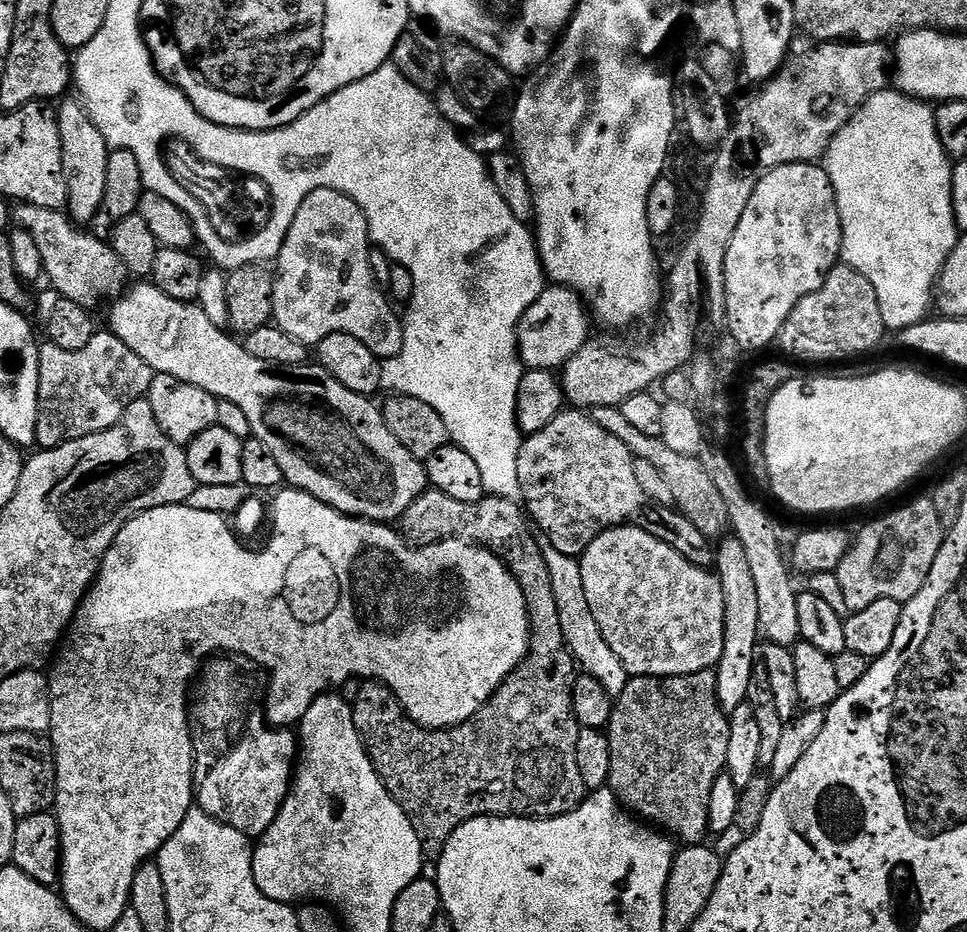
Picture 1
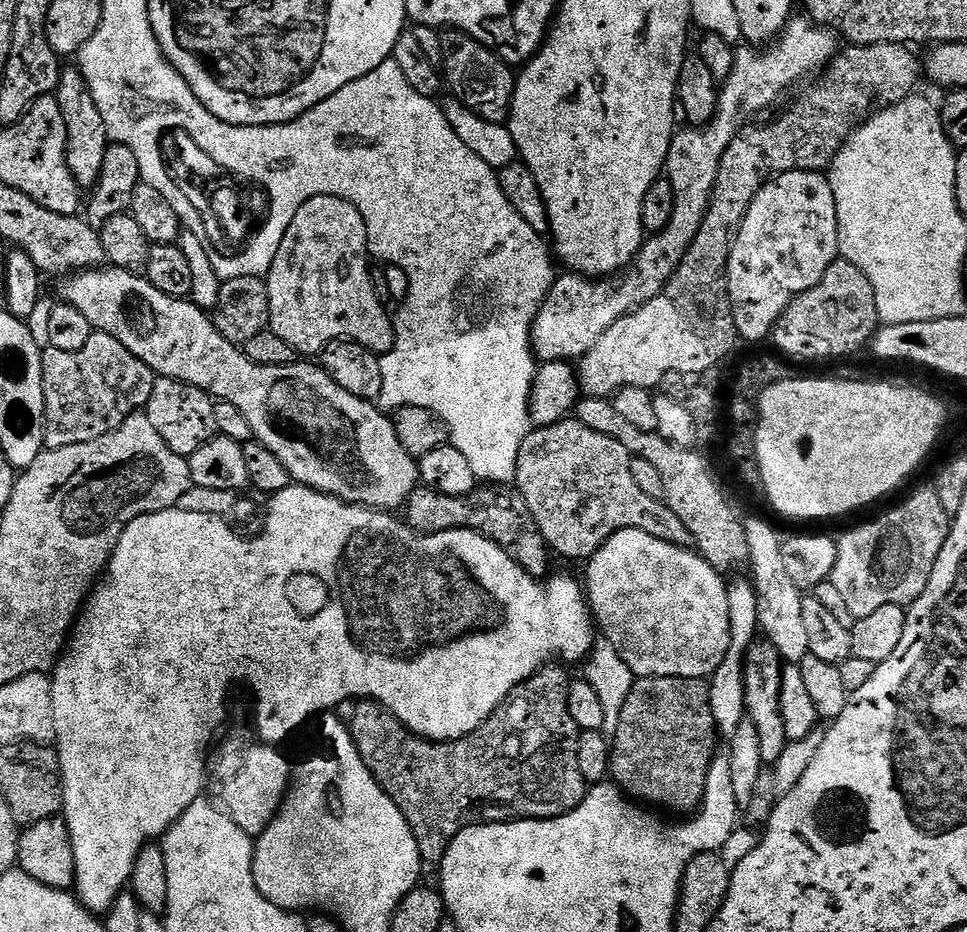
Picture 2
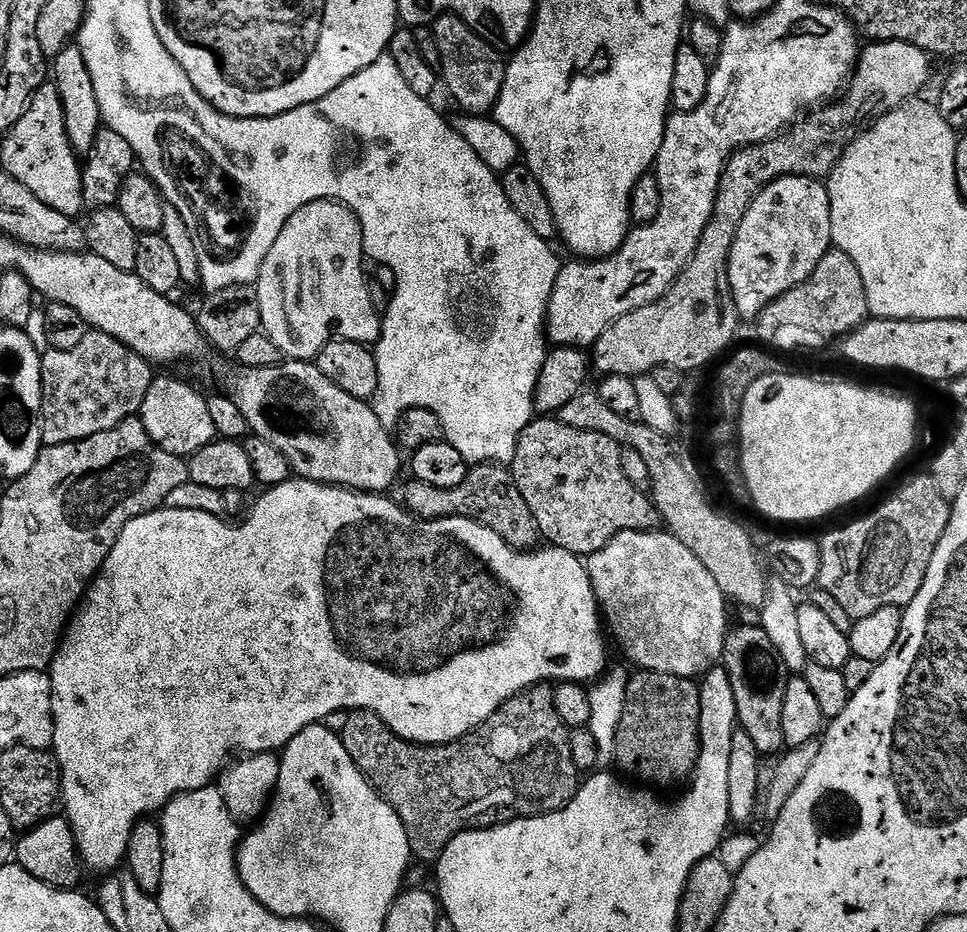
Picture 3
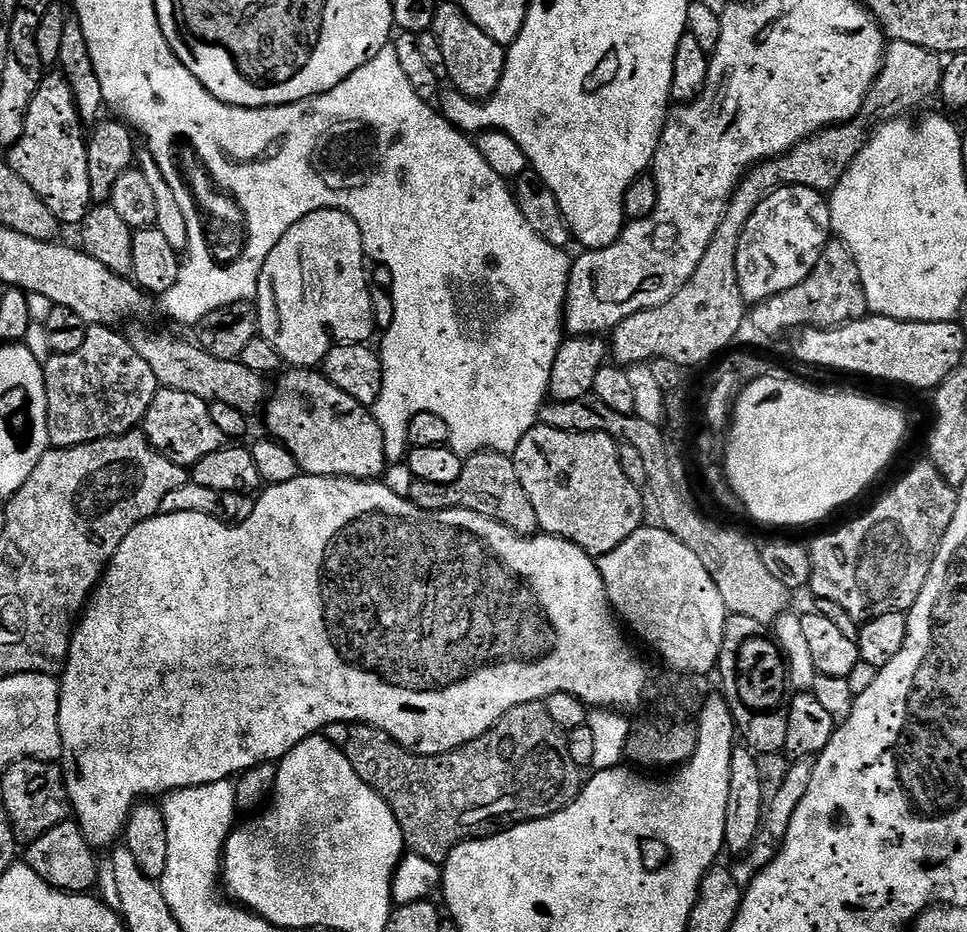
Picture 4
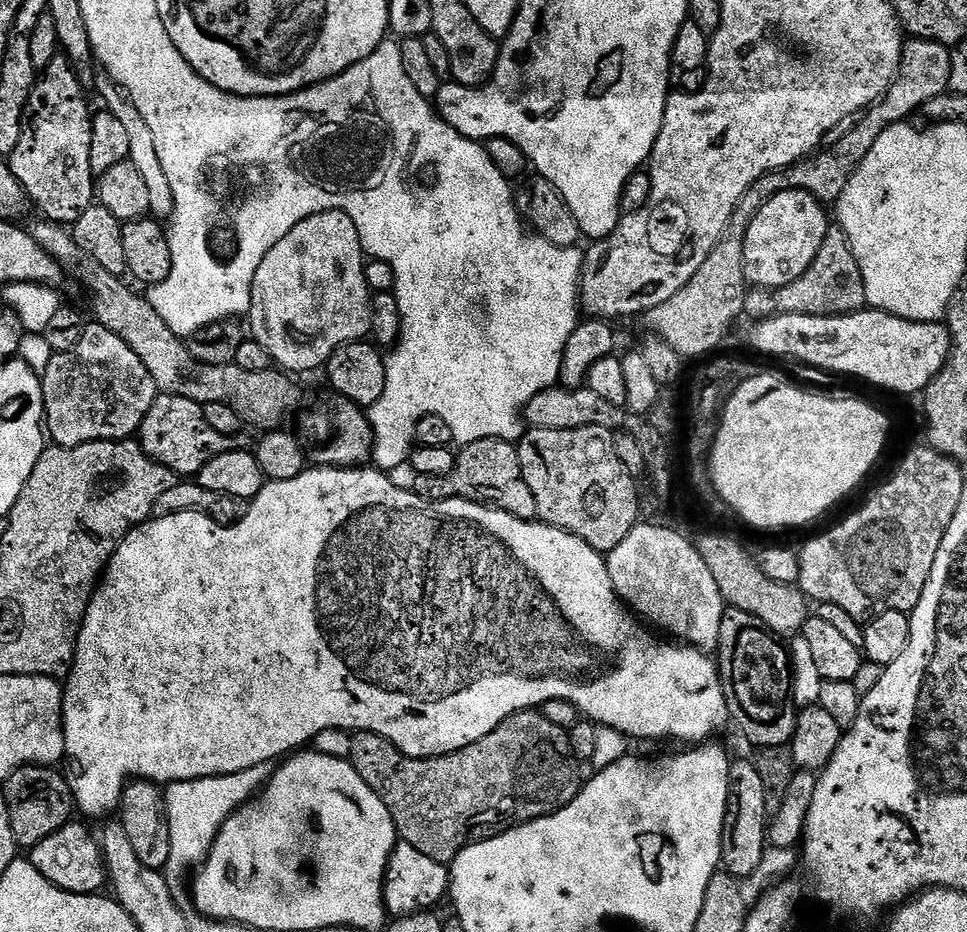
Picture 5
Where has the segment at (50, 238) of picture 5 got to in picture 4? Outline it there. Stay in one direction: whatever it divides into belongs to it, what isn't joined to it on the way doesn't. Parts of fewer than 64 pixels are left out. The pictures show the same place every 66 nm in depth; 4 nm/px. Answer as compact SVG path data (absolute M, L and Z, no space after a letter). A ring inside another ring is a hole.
M136 328L127 333L129 342L142 354L146 366L154 370L157 385L172 390L183 390L186 394L195 394L206 401L226 402L226 406L234 406L234 410L242 410L245 414L259 413L266 403L265 377L250 370L239 360L223 360L214 358L199 343L179 340L176 336L167 336L164 332L147 332L144 328Z

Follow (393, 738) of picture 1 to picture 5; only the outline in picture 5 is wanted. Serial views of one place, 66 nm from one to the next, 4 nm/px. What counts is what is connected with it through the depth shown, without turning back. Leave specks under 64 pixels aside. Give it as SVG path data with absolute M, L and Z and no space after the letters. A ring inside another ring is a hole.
M486 438L482 442L465 444L456 452L454 466L441 476L416 476L414 490L427 500L469 500L475 504L487 504L489 508L501 508L511 516L523 520L536 520L536 503L530 486L526 486L526 478L522 478L522 462L518 458L518 447L511 440L495 440ZM543 711L516 712L506 718L486 738L445 756L407 756L386 738L373 732L358 732L352 737L348 760L358 770L362 782L382 798L396 827L396 835L414 850L434 858L434 862L451 865L452 860L468 844L489 840L507 828L525 824L562 810L580 793L580 768L565 729L554 726Z

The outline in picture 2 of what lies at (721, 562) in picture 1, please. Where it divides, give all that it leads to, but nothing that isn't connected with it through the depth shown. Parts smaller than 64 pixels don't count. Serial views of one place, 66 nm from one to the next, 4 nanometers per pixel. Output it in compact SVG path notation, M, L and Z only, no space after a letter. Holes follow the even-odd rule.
M751 579L731 581L728 584L728 609L730 610L730 650L722 658L722 666L710 677L710 706L716 719L717 729L721 733L731 734L746 718L744 710L744 655L757 639L760 623L758 622L758 598Z

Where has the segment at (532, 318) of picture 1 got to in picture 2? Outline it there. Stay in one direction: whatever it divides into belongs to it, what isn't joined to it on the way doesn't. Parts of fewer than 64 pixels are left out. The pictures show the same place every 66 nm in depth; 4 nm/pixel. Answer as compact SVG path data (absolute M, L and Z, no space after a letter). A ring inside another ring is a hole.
M804 14L793 15L783 32L775 42L764 47L743 46L735 49L733 70L719 85L716 107L707 124L703 126L684 126L672 138L666 161L666 178L672 183L674 190L674 210L670 222L660 232L649 235L640 246L640 253L634 257L627 268L615 273L611 278L596 279L579 274L557 275L552 282L552 289L542 302L538 314L532 323L532 354L537 361L549 364L555 360L579 361L581 356L618 322L618 318L628 316L635 308L641 308L650 298L654 298L666 286L666 282L678 270L690 242L694 242L694 234L698 234L698 226L702 226L702 218L708 209L708 203L714 190L714 182L718 178L718 166L722 162L722 154L726 146L730 146L740 129L753 123L767 108L772 108L784 96L787 88L795 89L803 76L811 77L812 71L823 69L838 51L837 33L825 28Z

